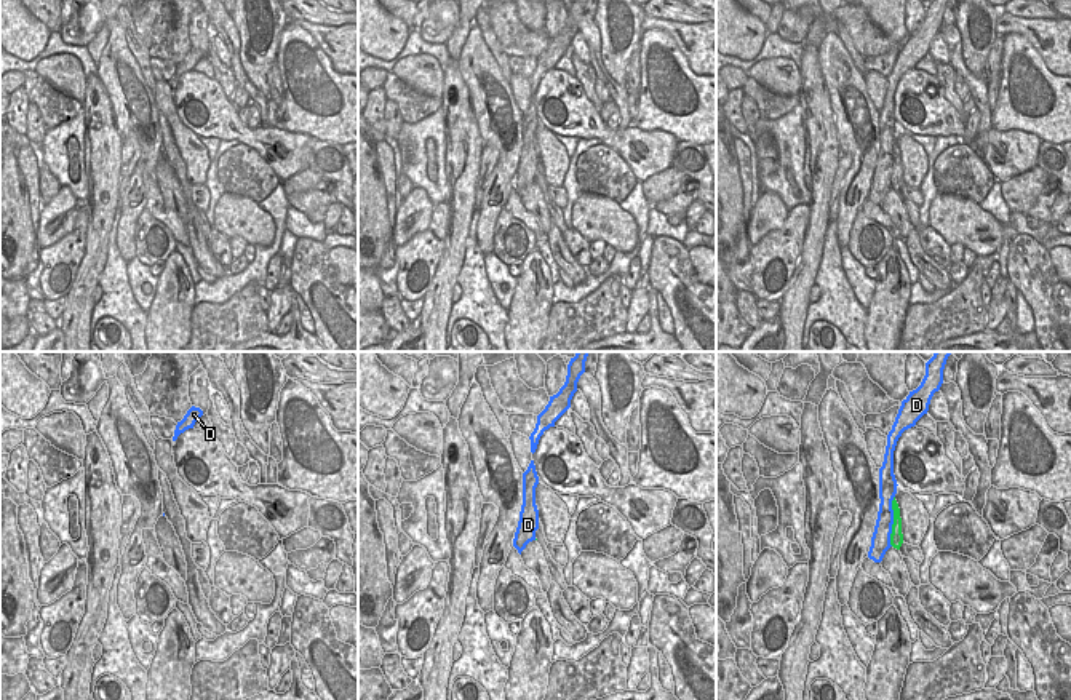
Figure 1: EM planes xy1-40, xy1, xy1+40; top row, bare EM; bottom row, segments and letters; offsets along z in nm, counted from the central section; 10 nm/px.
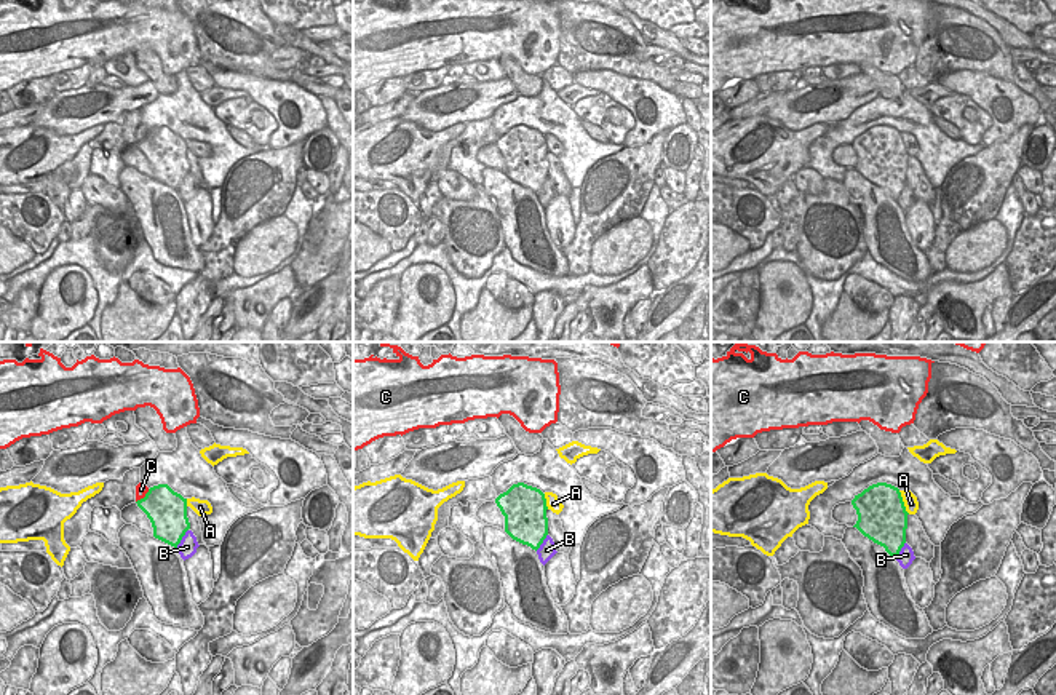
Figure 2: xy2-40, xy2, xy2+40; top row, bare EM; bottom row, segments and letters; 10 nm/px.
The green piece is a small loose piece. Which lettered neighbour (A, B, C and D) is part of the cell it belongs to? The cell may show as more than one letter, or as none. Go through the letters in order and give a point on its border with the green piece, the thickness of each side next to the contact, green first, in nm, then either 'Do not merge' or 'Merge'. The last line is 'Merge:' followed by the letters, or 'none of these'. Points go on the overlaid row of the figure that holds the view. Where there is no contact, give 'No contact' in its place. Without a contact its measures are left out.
A: Touches green at xy2+40 (903, 502). Thickness 480 nm (green) against 140 nm. Do not merge
B: Touches green at xy2-40 (181, 539). Thickness 360 nm (green) against 190 nm. Do not merge
C: Touches green at xy2-40 (144, 497). Thickness 400 nm (green) against 130 nm. Do not merge
D: Touches green at xy1+40 (894, 521). Thickness 130 nm (green) against 190 nm. Do not merge
Merge: none of these

